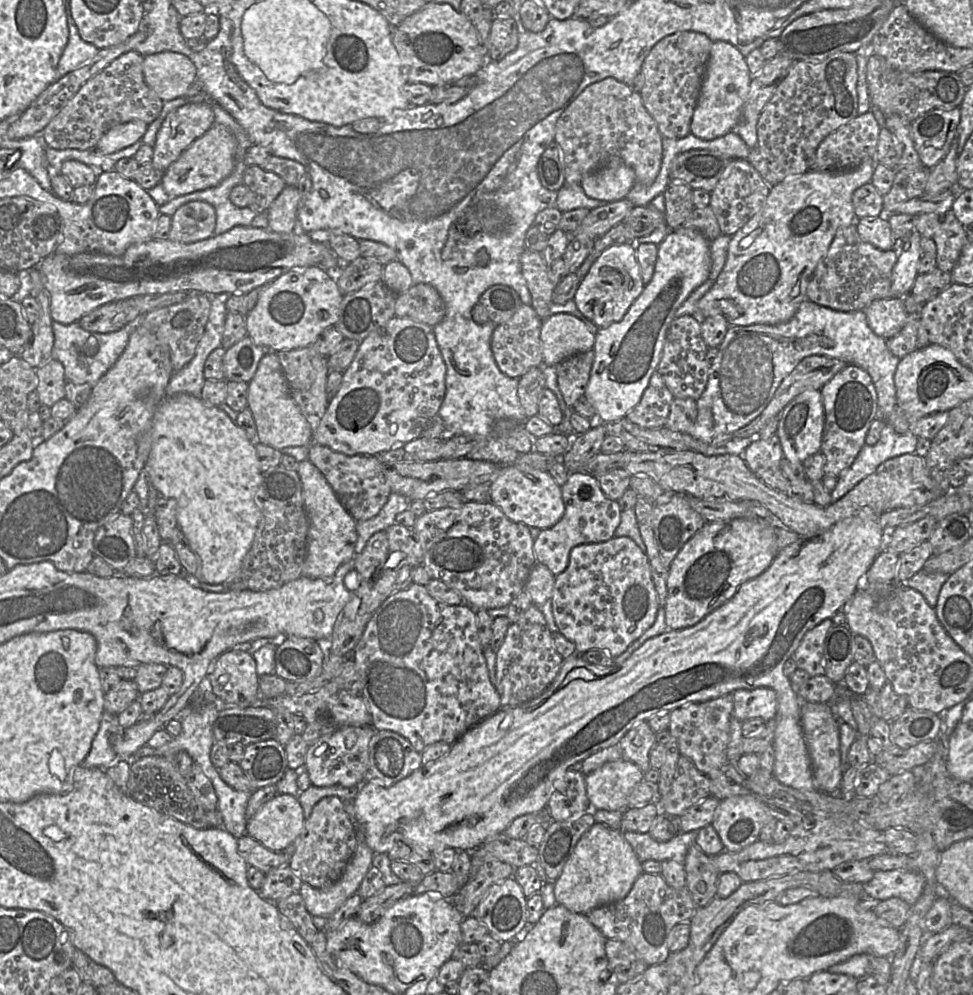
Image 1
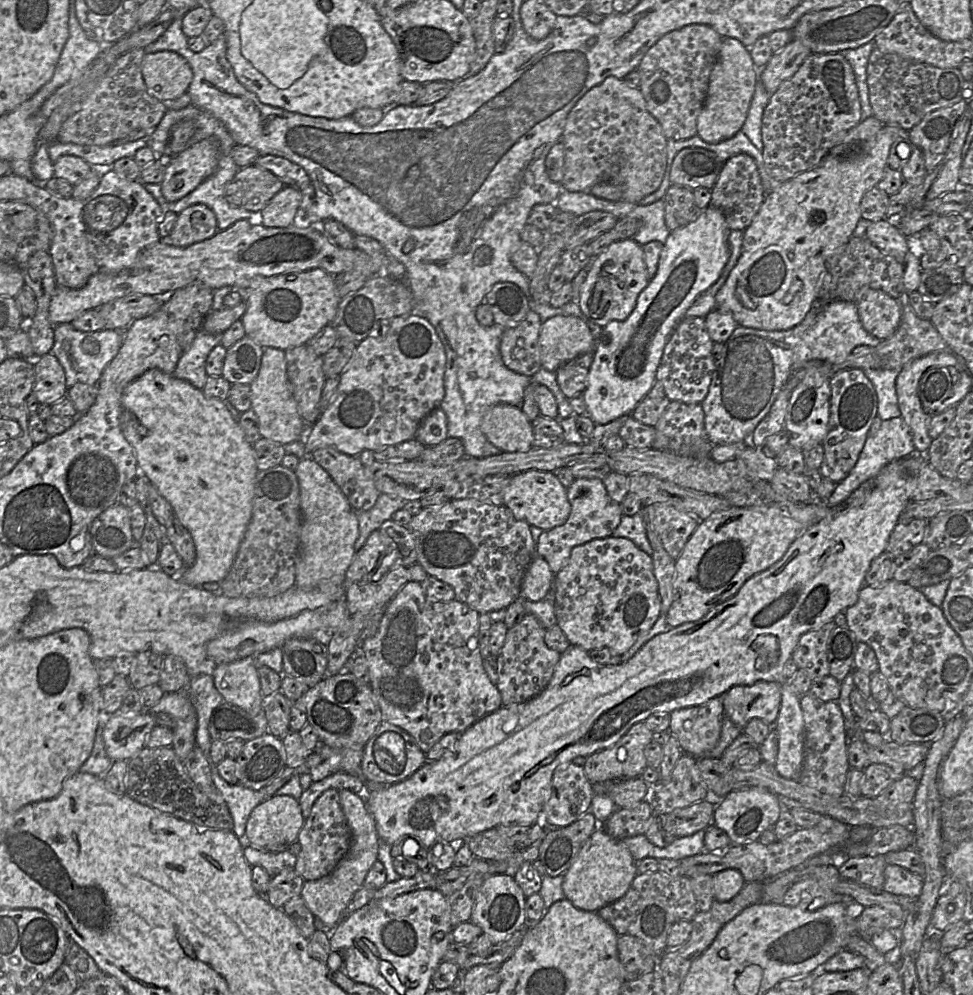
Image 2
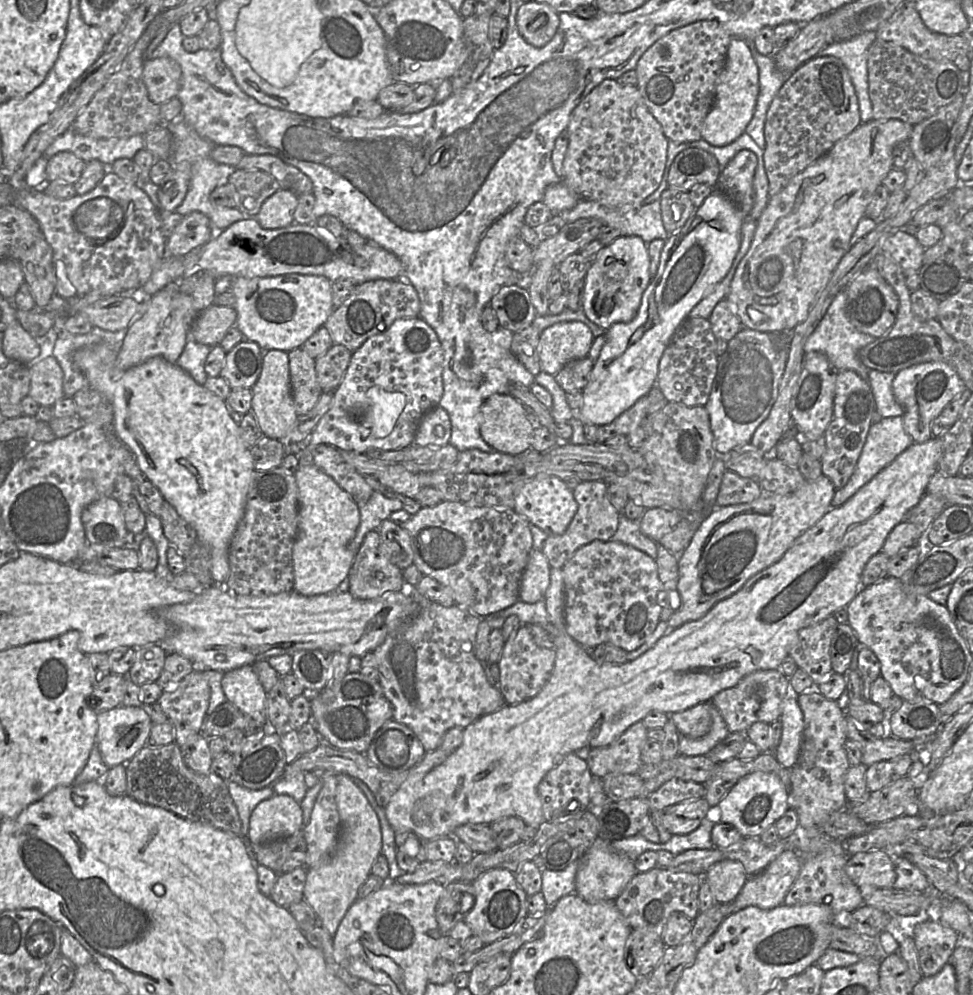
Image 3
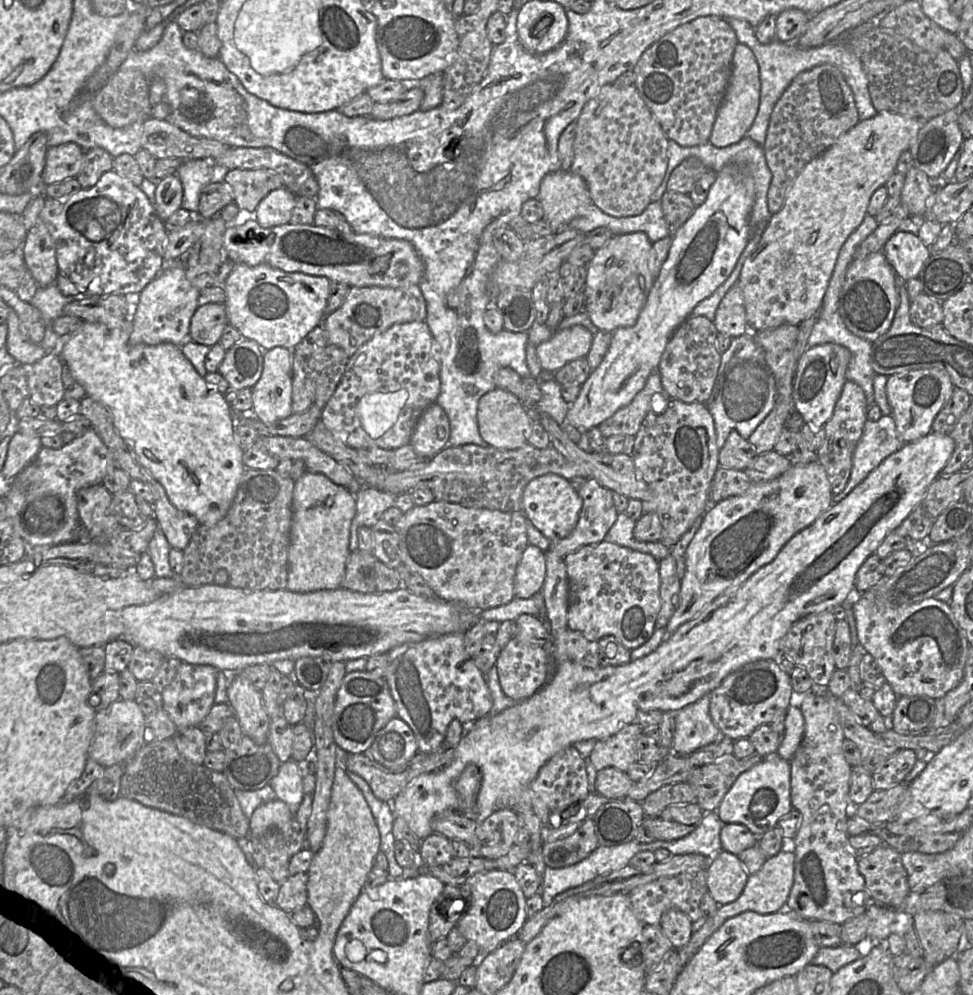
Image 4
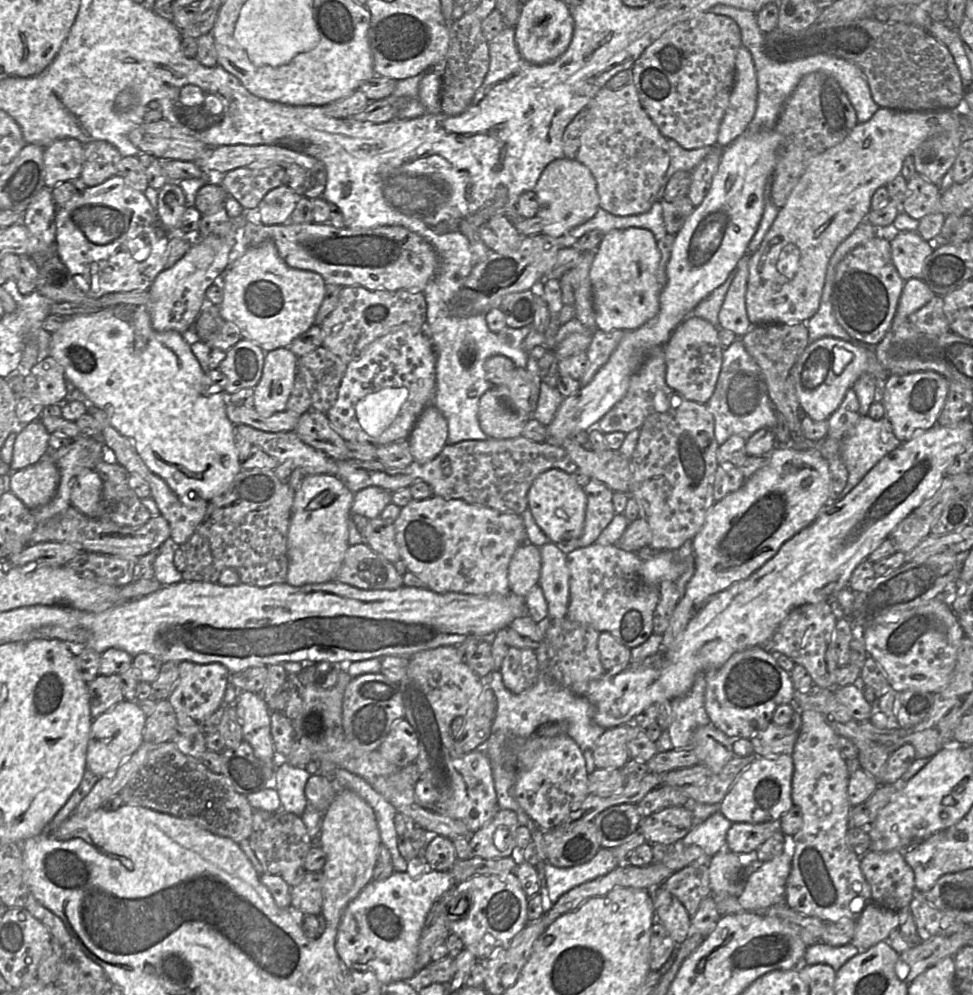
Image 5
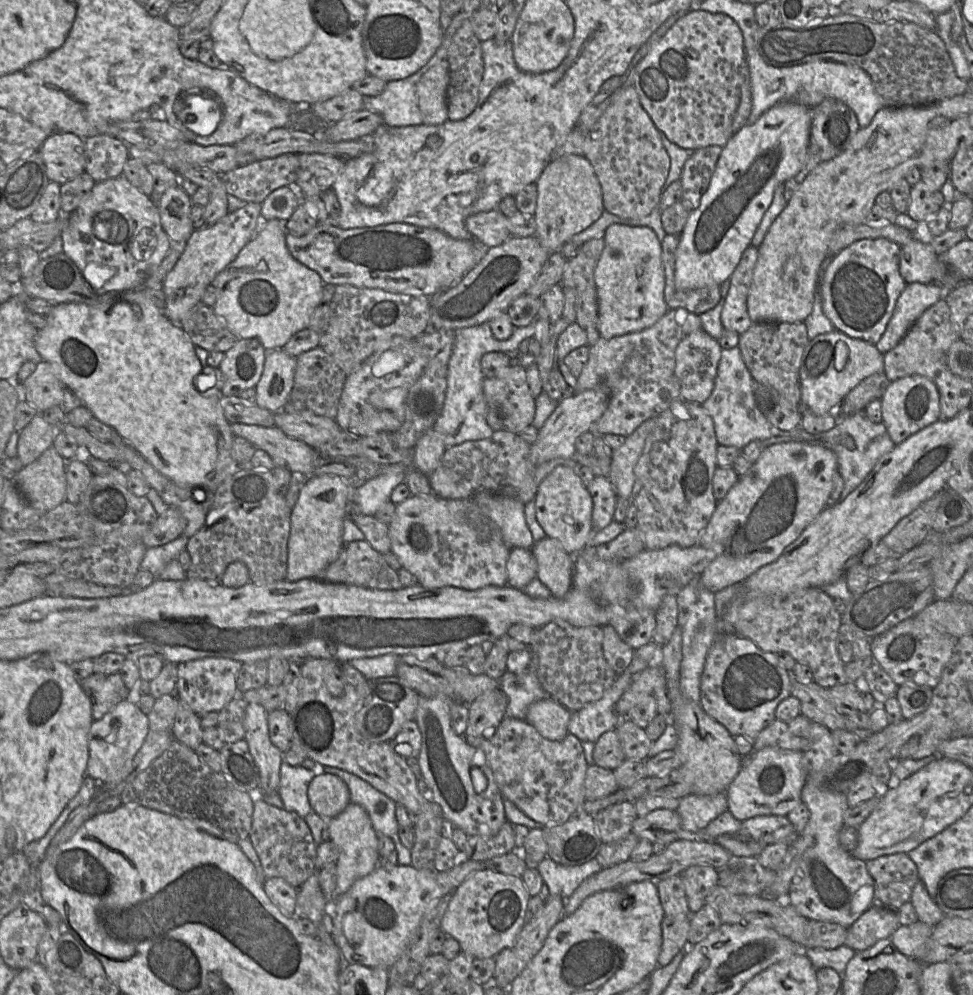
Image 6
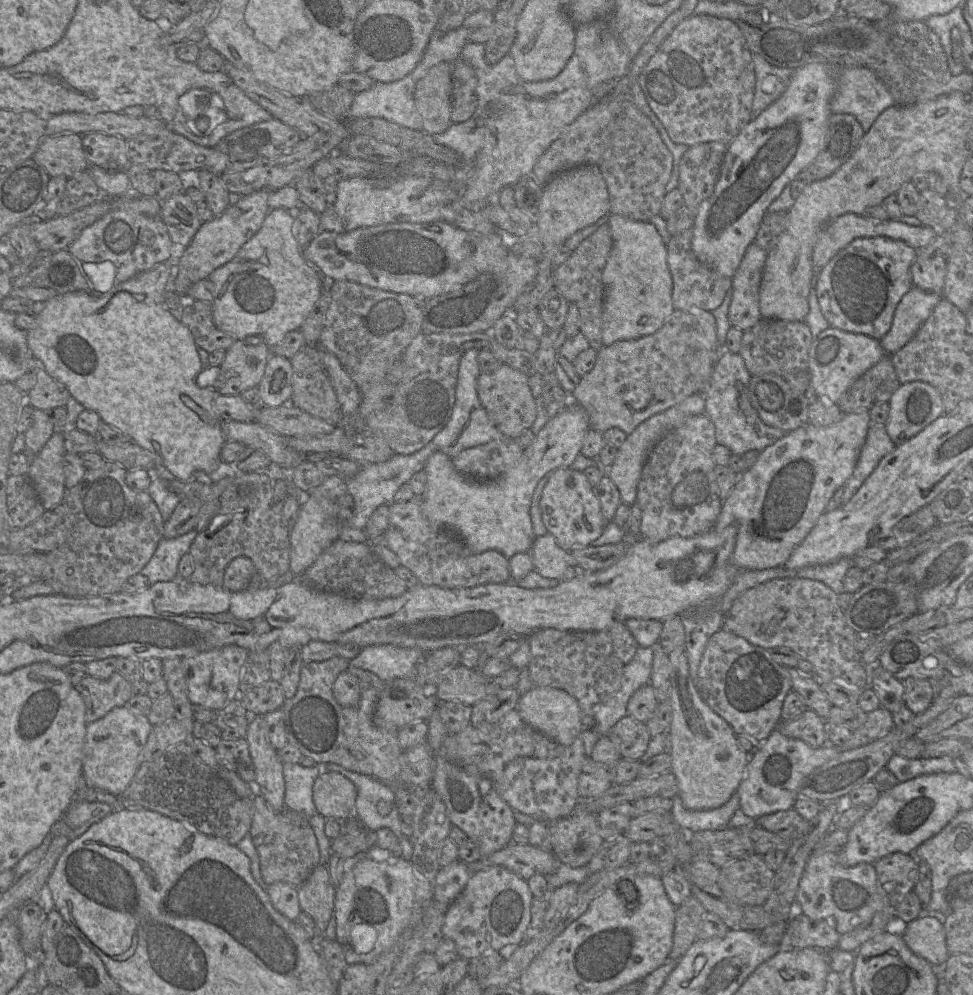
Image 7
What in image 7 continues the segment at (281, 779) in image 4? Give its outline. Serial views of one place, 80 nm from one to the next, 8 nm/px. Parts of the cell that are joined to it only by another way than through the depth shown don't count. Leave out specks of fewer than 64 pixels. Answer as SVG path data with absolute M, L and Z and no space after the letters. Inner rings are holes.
M298 763L283 764L286 810L293 810L307 818L318 814L313 802L313 785L322 772L318 765L304 767Z

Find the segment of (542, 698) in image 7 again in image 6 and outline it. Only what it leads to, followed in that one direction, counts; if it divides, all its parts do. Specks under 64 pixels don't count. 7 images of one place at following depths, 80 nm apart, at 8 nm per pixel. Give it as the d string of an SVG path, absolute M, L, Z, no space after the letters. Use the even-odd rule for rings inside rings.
M552 698L532 703L526 713L526 721L543 737L553 741L561 741L569 734L570 717L571 712Z

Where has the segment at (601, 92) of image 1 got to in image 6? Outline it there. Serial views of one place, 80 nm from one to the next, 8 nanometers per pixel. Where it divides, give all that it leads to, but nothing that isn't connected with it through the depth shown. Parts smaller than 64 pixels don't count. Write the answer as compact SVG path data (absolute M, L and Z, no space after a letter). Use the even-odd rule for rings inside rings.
M634 85L614 93L611 104L586 136L584 157L595 170L607 212L634 219L649 215L659 206L671 160L660 131L642 107Z

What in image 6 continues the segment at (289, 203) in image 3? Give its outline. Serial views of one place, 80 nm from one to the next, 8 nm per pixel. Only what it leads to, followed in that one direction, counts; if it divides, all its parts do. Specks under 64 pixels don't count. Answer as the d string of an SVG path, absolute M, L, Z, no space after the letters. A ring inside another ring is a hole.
M283 186L268 195L261 203L261 220L287 221L296 210L300 200L289 186Z

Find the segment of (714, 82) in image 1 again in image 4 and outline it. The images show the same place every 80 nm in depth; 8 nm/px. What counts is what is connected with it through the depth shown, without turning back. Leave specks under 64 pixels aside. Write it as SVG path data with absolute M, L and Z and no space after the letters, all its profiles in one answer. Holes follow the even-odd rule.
M738 42L733 53L729 84L723 102L717 112L708 143L717 148L725 148L741 141L747 136L747 132L753 124L759 104L759 66L751 49Z

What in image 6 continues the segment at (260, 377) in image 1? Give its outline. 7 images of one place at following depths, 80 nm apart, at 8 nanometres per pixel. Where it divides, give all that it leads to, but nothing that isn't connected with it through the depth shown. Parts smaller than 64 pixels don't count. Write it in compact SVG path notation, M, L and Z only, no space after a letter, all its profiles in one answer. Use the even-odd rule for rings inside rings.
M282 349L267 351L264 369L256 385L256 405L276 413L283 409L294 387L296 357Z

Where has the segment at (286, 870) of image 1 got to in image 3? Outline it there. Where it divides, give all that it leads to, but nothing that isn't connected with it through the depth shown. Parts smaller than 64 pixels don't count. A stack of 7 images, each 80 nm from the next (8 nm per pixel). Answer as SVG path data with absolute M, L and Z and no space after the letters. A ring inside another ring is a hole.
M297 868L277 876L270 898L279 906L288 908L304 899L307 869Z

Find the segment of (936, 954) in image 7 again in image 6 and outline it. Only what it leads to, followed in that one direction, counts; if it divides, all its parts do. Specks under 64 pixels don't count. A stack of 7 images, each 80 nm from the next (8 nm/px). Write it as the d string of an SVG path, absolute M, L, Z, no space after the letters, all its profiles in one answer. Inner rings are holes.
M917 920L910 925L899 926L890 938L901 954L921 959L932 933L933 927Z

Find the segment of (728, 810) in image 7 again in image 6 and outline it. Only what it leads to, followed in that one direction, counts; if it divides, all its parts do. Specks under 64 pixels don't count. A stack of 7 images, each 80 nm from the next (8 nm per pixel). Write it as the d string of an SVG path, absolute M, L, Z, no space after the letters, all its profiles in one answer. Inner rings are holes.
M726 793L716 795L689 794L679 799L676 809L682 829L690 832L699 832L712 820L728 811Z

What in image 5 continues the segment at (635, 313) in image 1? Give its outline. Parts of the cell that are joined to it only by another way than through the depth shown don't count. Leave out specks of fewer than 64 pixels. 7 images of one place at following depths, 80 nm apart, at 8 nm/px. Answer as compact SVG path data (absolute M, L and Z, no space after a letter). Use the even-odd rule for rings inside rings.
M775 129L759 132L746 130L723 149L708 193L676 234L666 268L667 283L660 293L657 315L641 327L626 331L592 381L573 396L564 398L553 421L546 428L547 443L562 446L566 439L576 433L588 432L596 427L602 417L625 396L632 376L649 352L663 347L693 309L726 281L739 260L748 252L748 245L762 219L765 188L776 167L781 139Z

